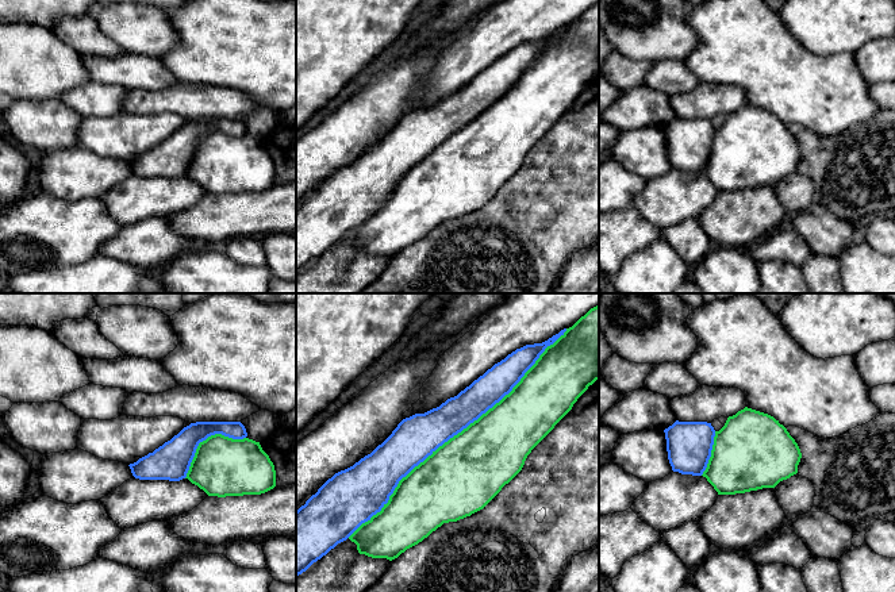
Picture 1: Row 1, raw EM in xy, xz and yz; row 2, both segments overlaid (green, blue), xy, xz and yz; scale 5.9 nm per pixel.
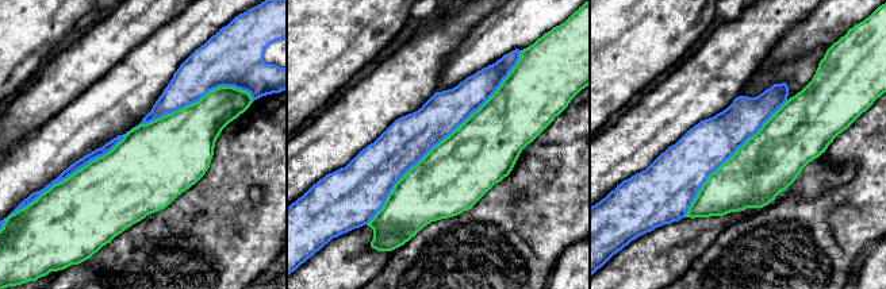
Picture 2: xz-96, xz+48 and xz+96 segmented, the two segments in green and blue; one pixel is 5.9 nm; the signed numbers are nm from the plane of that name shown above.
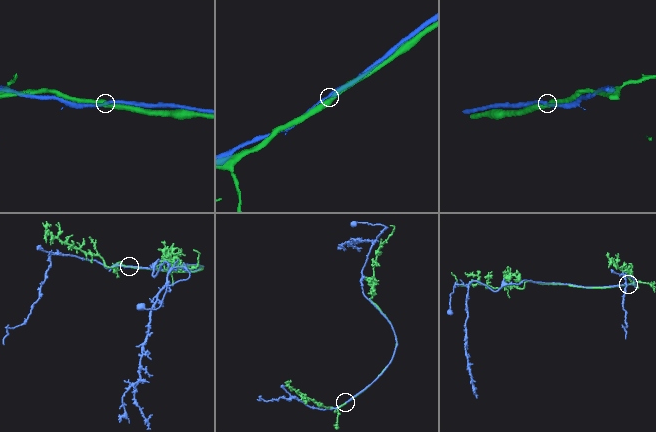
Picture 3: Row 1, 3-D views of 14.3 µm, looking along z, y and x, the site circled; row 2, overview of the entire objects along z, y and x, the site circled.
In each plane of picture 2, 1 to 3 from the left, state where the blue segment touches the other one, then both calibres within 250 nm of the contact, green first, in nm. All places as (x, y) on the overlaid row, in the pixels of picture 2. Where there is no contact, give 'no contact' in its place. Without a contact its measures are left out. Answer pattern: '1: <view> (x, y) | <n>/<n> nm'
1: xz-96 (61, 181) | 480/60 nm
2: xz+48 (447, 137) | 420/280 nm
3: xz+96 (729, 158) | 380/280 nm

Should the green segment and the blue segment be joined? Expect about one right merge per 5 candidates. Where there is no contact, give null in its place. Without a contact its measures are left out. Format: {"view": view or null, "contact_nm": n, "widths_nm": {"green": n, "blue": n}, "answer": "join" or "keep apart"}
{"view": "xz", "contact_nm": 1800, "widths_nm": {"green": 440, "blue": 260}, "answer": "keep apart"}

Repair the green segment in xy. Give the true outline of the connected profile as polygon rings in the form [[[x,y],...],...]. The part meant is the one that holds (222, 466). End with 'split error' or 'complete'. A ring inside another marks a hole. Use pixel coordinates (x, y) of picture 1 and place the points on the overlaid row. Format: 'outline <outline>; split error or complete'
outline [[[222,434],[200,442],[187,477],[208,496],[261,495],[276,487],[276,470],[260,442]]]; complete

